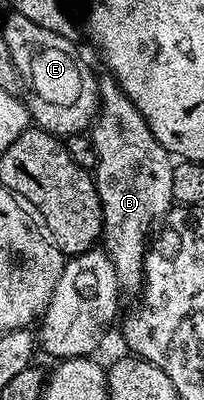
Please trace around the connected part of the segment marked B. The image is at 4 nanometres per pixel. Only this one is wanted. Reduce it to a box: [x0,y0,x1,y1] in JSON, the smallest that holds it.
[90,71,175,292]

